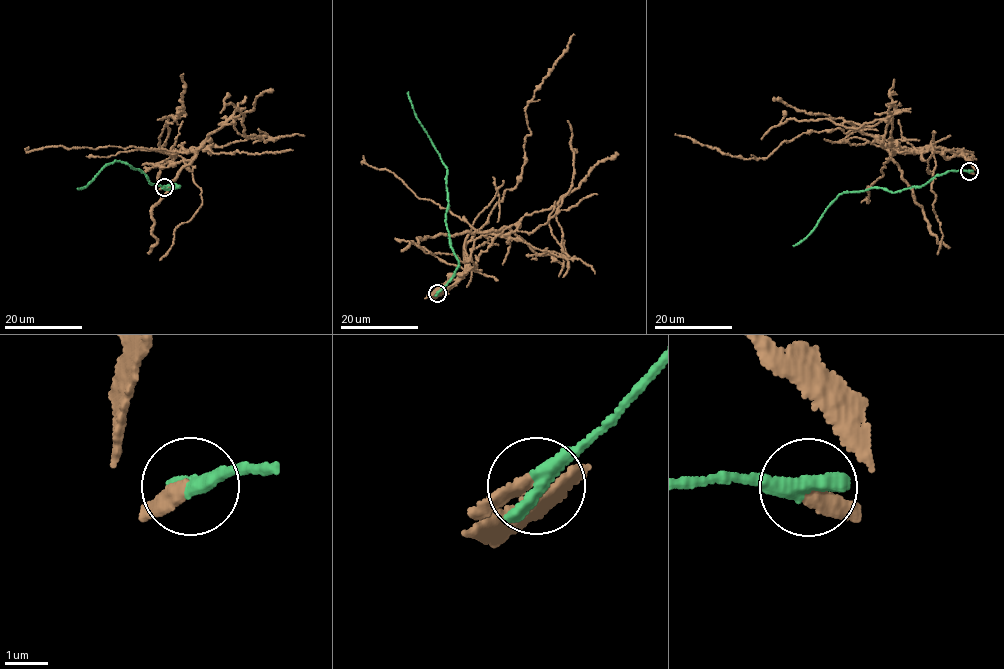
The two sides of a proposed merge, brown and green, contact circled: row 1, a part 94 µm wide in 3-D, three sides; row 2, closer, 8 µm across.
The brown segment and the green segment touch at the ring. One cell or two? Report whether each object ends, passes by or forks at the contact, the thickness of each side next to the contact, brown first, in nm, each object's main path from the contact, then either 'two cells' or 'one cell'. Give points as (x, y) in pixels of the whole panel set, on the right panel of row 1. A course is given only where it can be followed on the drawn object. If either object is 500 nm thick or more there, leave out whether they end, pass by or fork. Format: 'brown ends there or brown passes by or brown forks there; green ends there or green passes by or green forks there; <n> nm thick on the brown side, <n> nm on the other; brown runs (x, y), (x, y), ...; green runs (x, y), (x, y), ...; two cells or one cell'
brown ends there; green ends there; 340 nm thick on the brown side, 440 nm on the other; brown runs (970, 171), (974, 164), (960, 152), (896, 147), (858, 129), (810, 132), (767, 157), (744, 159), (675, 133); green runs (970, 171), (951, 170), (922, 186), (891, 193), (878, 187), (842, 193), (806, 237), (793, 245); two cells

